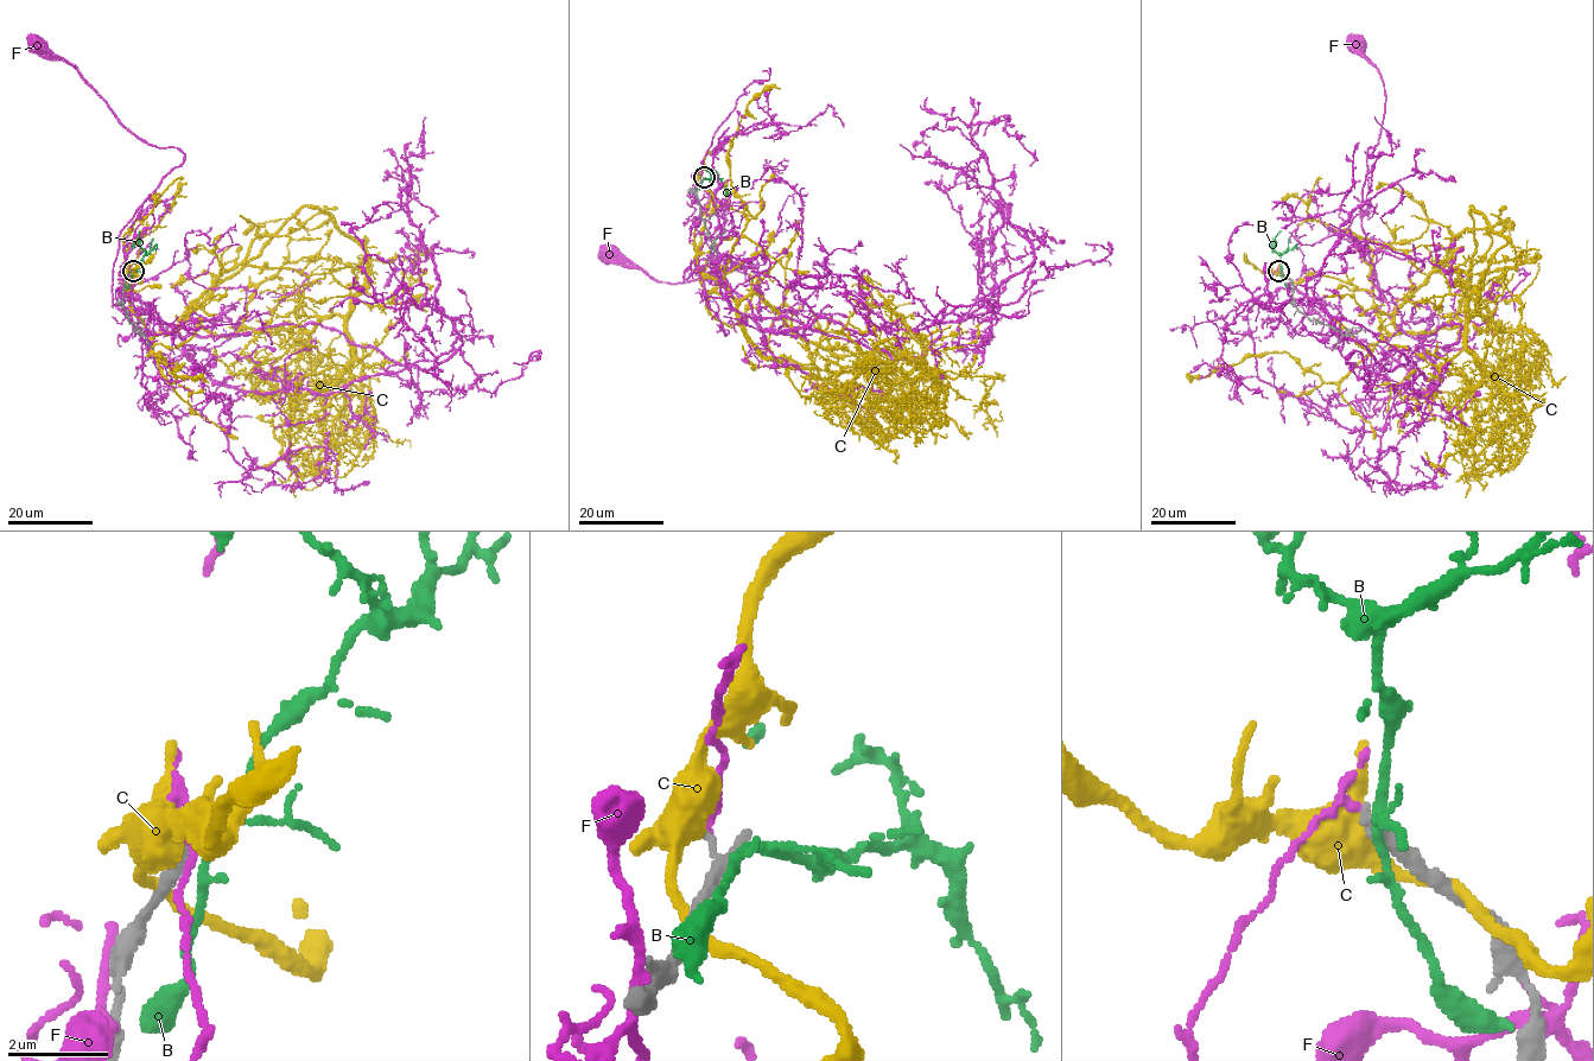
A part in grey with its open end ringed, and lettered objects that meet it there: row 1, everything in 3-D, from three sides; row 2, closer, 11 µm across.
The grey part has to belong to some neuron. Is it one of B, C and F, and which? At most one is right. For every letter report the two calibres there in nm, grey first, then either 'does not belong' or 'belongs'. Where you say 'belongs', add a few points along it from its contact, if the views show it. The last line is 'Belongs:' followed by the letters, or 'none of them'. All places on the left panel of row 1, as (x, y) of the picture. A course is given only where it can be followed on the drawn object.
B: 190 nm thick on the grey side, 150 nm on the other; does not belong
C: 90 nm thick on the grey side, 400 nm on the other; does not belong
F: 70 nm thick on the grey side, 140 nm on the other; does not belong
Belongs: none of them

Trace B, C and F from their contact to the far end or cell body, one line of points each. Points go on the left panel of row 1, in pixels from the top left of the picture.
B: (132, 271), (145, 251), (140, 246), (139, 230)
C: (129, 271), (132, 312), (169, 334), (305, 205), (355, 241), (349, 363), (289, 438), (297, 474), (321, 458)
F: (129, 271), (160, 369), (181, 335), (113, 303), (113, 267), (184, 154), (140, 141), (33, 44)

